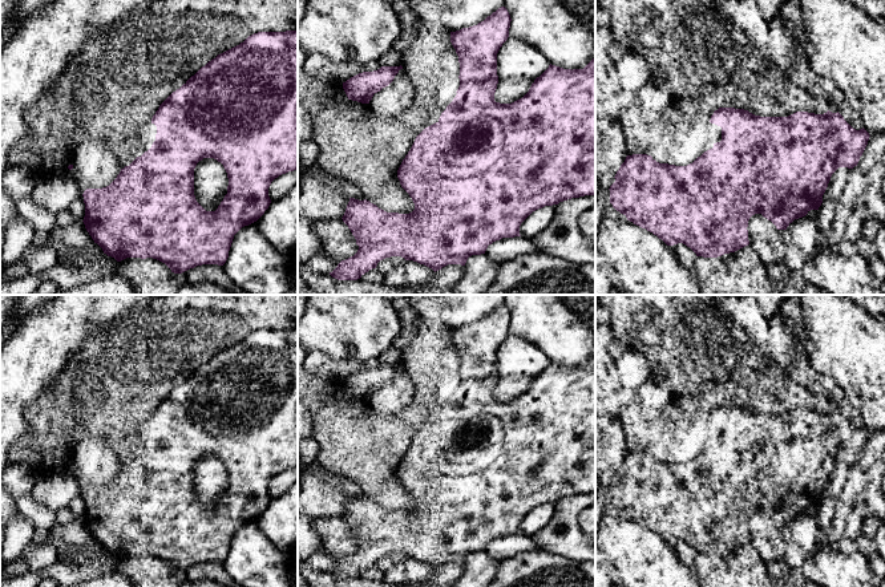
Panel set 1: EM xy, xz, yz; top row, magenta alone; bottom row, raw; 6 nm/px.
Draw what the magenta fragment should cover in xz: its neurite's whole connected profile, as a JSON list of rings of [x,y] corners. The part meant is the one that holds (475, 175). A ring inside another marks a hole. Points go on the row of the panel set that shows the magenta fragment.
[[[501,7],[477,25],[450,32],[450,42],[456,49],[460,62],[460,86],[456,92],[457,94],[441,113],[439,121],[425,127],[416,137],[411,150],[397,170],[400,185],[412,198],[415,210],[409,214],[387,212],[367,199],[359,201],[349,198],[342,219],[355,236],[359,250],[353,256],[342,260],[338,267],[330,272],[332,278],[338,280],[357,280],[369,270],[376,268],[380,260],[391,256],[401,256],[405,260],[417,262],[432,268],[435,272],[448,264],[465,266],[469,256],[485,254],[488,246],[493,242],[502,238],[521,236],[520,226],[533,211],[545,206],[558,205],[571,198],[595,195],[595,57],[583,69],[571,70],[550,64],[549,68],[534,80],[529,92],[522,98],[512,104],[496,102],[494,93],[498,84],[497,53],[509,37],[510,21],[512,19],[508,9]]]

